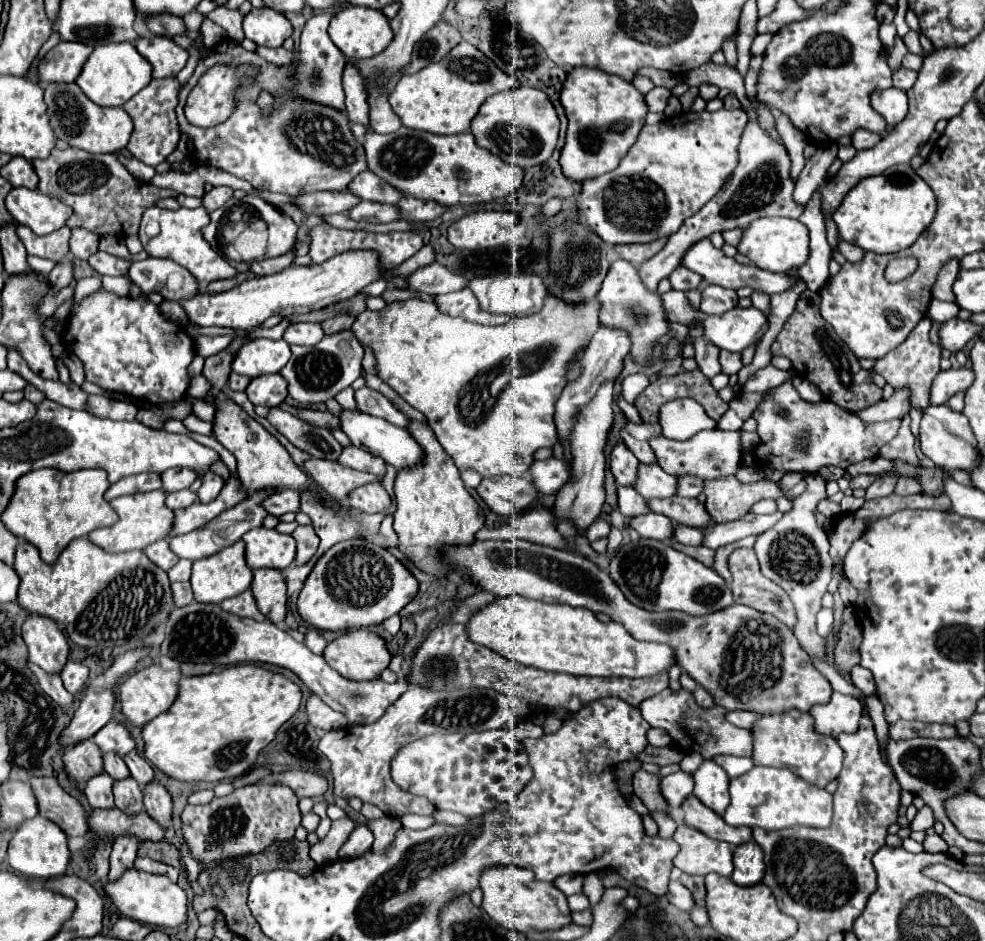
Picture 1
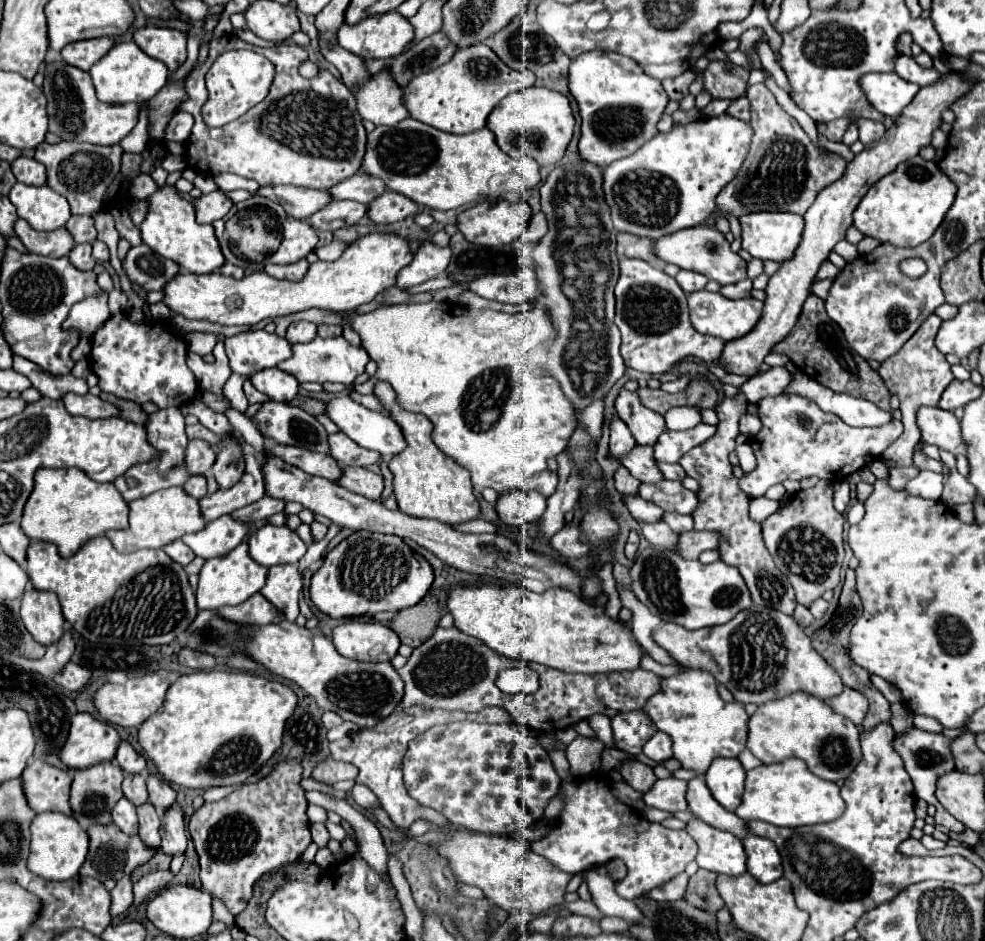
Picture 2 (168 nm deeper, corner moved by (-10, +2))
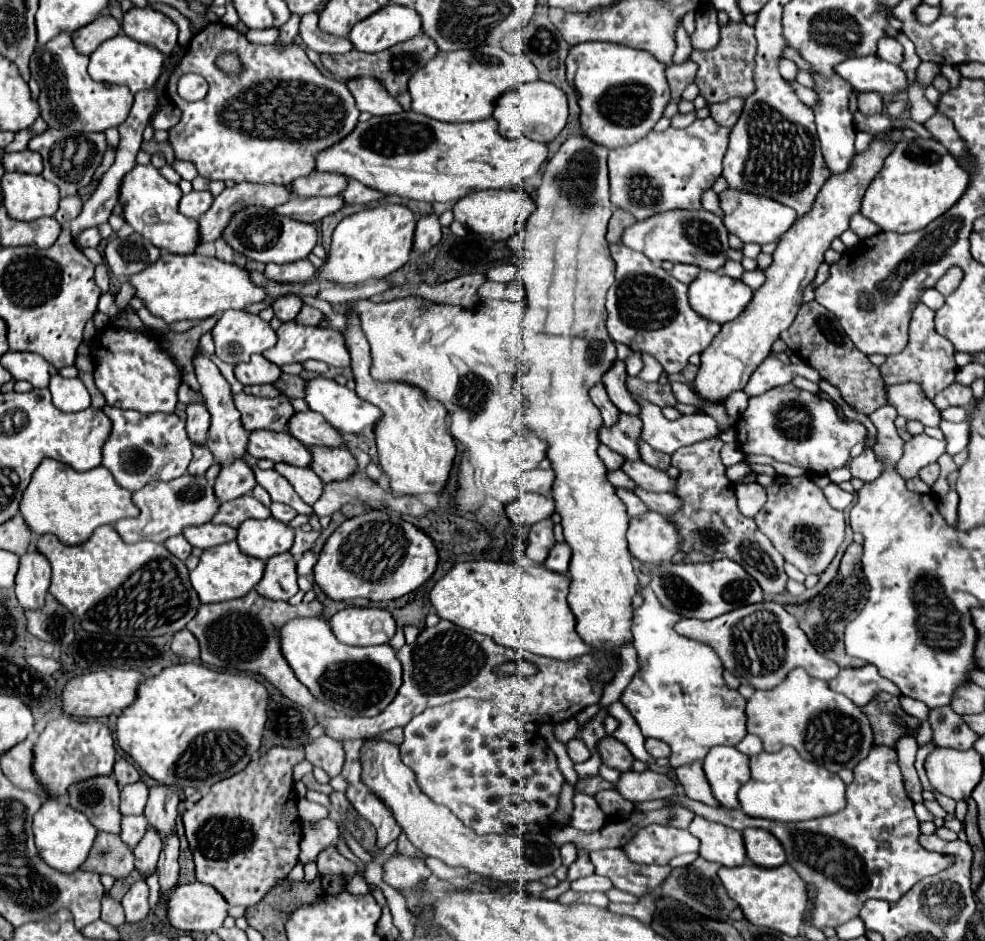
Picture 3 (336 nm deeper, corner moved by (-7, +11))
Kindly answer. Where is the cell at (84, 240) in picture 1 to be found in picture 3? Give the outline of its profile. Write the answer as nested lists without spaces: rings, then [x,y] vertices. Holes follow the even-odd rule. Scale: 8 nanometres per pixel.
[[[79,195],[63,197],[61,203],[59,203],[59,209],[57,209],[57,213],[55,213],[55,219],[57,219],[59,223],[69,223],[69,221],[73,221],[73,219],[81,213],[81,205],[83,205],[83,201],[81,201]]]

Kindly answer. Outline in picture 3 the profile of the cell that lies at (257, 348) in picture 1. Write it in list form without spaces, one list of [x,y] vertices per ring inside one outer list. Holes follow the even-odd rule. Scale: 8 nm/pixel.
[[[245,309],[223,313],[211,335],[215,339],[215,355],[231,365],[249,361],[253,353],[263,353],[277,341],[269,323]]]

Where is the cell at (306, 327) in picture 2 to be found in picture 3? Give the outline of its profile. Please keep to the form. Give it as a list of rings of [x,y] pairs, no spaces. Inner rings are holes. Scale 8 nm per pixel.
[[[285,295],[285,297],[279,297],[273,301],[273,311],[275,311],[275,317],[279,317],[281,321],[293,321],[295,315],[299,313],[303,301],[297,297],[297,295]]]

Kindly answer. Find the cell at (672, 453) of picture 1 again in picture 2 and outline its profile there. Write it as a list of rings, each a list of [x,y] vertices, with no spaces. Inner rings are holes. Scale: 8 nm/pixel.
[[[698,424],[694,430],[686,430],[686,432],[664,430],[654,446],[654,458],[664,464],[674,464],[688,450],[692,450],[692,448],[700,446],[702,442],[706,442],[708,438],[712,438],[714,432],[716,432],[716,428],[710,424]]]

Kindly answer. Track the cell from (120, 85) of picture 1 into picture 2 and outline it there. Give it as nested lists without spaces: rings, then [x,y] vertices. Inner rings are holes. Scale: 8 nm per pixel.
[[[136,42],[114,44],[108,50],[108,54],[104,54],[104,58],[90,68],[90,76],[94,80],[98,98],[108,104],[124,104],[124,102],[142,104],[168,82],[166,66],[160,60],[154,60],[148,54],[144,54]]]

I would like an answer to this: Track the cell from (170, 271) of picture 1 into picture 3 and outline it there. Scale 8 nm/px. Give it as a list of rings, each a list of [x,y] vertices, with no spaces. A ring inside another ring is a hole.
[[[139,233],[127,237],[113,235],[103,253],[105,265],[119,279],[143,271],[147,265],[159,259],[159,249],[143,239]]]

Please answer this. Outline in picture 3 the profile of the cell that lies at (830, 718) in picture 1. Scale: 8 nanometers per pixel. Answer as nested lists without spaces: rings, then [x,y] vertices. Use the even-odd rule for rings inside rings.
[[[865,665],[859,669],[841,669],[839,675],[829,681],[829,687],[842,693],[859,707],[865,707],[875,697],[875,693],[883,691],[883,681],[879,681],[877,669],[873,665]]]

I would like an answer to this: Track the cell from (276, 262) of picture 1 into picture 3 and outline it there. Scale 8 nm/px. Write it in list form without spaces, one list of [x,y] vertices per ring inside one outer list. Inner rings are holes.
[[[309,259],[287,263],[287,265],[269,263],[265,267],[265,277],[271,281],[281,281],[281,283],[307,283],[315,277],[315,267]]]

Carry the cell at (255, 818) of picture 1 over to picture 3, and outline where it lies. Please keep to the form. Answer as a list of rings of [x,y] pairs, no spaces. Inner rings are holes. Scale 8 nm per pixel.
[[[273,747],[263,757],[253,759],[243,771],[215,783],[201,801],[183,813],[185,837],[189,841],[195,863],[195,877],[197,881],[215,887],[229,905],[257,905],[281,879],[289,875],[297,863],[301,821],[295,809],[297,795],[291,783],[291,775],[293,765],[301,759],[303,751],[299,749]]]

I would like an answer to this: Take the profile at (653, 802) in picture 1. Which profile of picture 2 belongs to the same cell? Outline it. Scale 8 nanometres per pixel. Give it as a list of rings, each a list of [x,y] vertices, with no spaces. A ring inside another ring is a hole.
[[[630,760],[630,762],[622,764],[620,772],[622,772],[624,780],[626,780],[634,790],[638,790],[638,792],[642,792],[642,794],[648,792],[648,790],[654,786],[654,782],[656,782],[654,770],[652,770],[650,766],[646,766],[646,764],[638,762],[638,760]]]

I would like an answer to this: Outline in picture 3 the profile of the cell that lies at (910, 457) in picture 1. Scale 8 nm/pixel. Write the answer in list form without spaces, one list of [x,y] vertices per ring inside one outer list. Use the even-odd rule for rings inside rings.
[[[935,463],[935,465],[927,465],[927,467],[923,467],[923,471],[919,473],[919,477],[921,477],[923,483],[927,483],[929,487],[933,487],[935,481],[939,479],[939,465]]]

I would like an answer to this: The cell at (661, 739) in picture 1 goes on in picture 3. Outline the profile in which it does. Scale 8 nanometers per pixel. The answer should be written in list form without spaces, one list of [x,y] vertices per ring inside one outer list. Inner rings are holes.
[[[647,739],[645,741],[645,749],[651,757],[659,759],[659,757],[669,757],[671,749],[667,749],[667,745],[663,745],[663,741],[655,741],[655,739]]]

